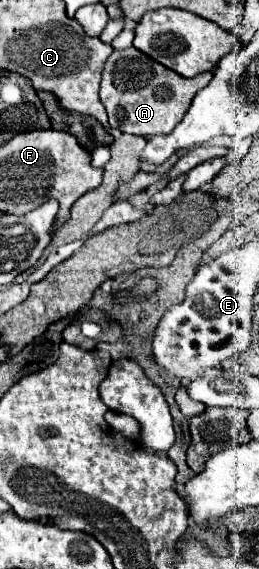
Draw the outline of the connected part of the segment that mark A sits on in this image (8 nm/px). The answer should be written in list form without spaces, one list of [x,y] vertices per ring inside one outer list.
[[[137,48],[113,52],[107,58],[101,80],[101,102],[109,114],[109,126],[125,134],[155,136],[169,134],[185,116],[191,98],[209,84],[213,72],[197,74],[195,78],[183,78],[177,72],[161,66]]]

